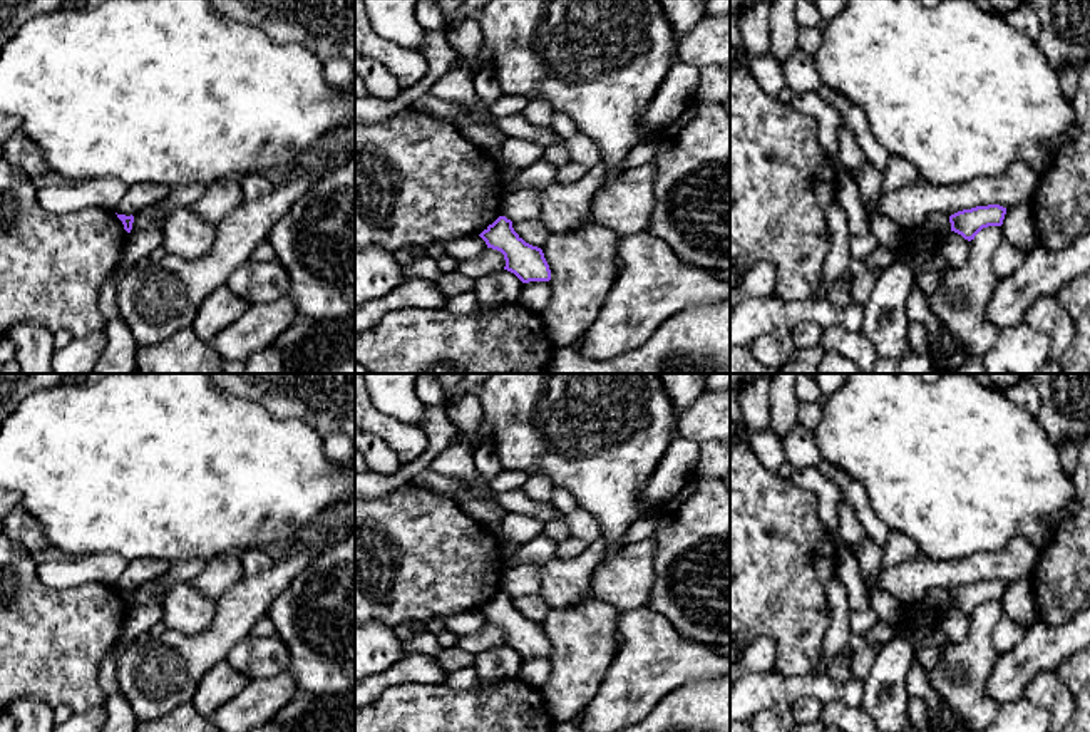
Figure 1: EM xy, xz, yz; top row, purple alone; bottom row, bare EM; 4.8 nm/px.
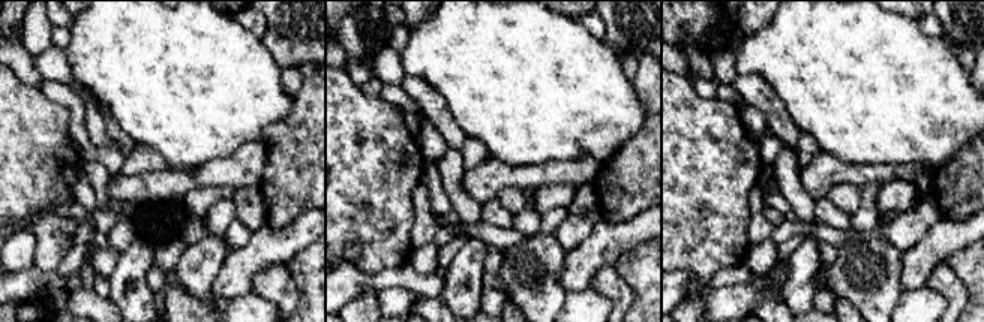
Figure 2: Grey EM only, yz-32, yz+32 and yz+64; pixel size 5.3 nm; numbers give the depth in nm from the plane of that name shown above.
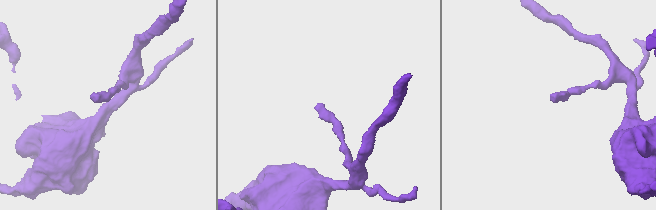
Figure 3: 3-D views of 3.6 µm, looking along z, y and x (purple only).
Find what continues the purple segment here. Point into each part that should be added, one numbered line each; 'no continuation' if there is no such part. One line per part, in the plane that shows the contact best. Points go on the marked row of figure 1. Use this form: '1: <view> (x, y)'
no continuation

